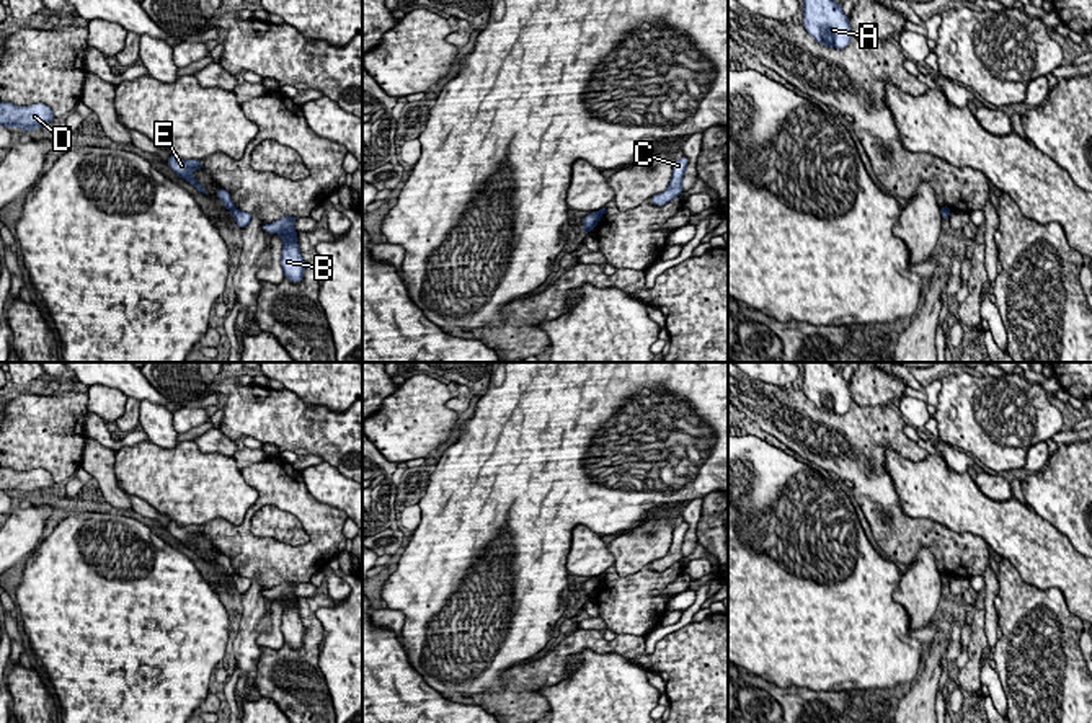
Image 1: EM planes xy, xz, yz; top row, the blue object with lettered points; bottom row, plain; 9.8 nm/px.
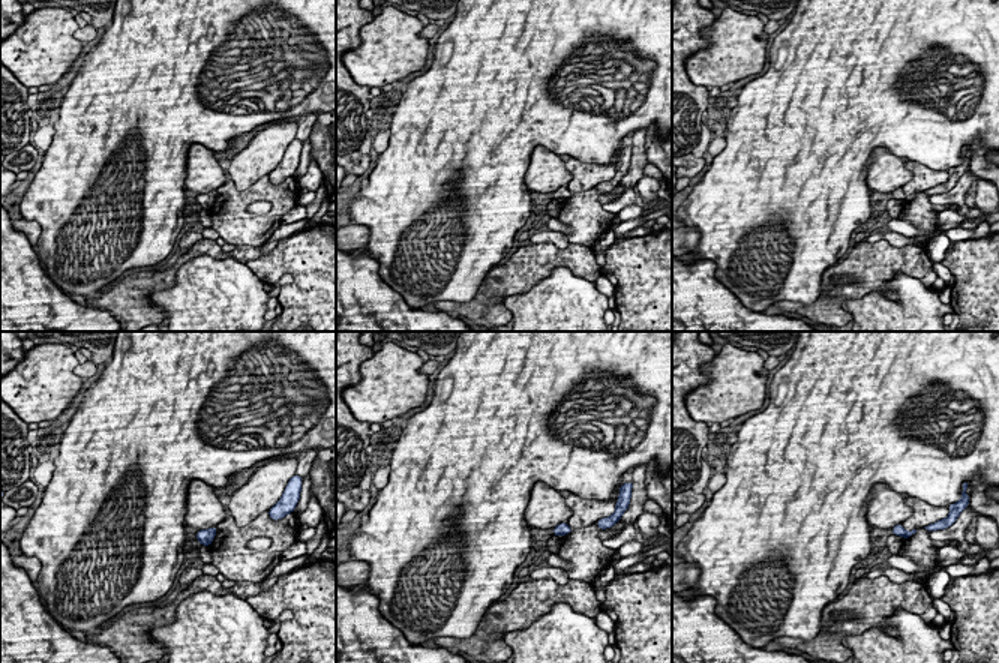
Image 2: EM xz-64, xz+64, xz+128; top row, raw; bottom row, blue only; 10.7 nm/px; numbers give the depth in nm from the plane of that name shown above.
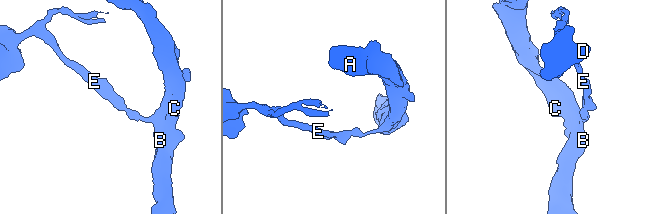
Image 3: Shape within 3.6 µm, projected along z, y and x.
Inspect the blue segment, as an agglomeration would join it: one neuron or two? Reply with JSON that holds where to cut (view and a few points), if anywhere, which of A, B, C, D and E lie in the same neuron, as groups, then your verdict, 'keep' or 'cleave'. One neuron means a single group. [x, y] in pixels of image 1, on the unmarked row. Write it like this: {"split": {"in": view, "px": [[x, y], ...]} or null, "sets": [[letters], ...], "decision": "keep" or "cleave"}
{"split": {"in": "yz", "px": [[941, 573], [947, 578]]}, "sets": [["A", "B", "C"], ["D", "E"]], "decision": "cleave"}

